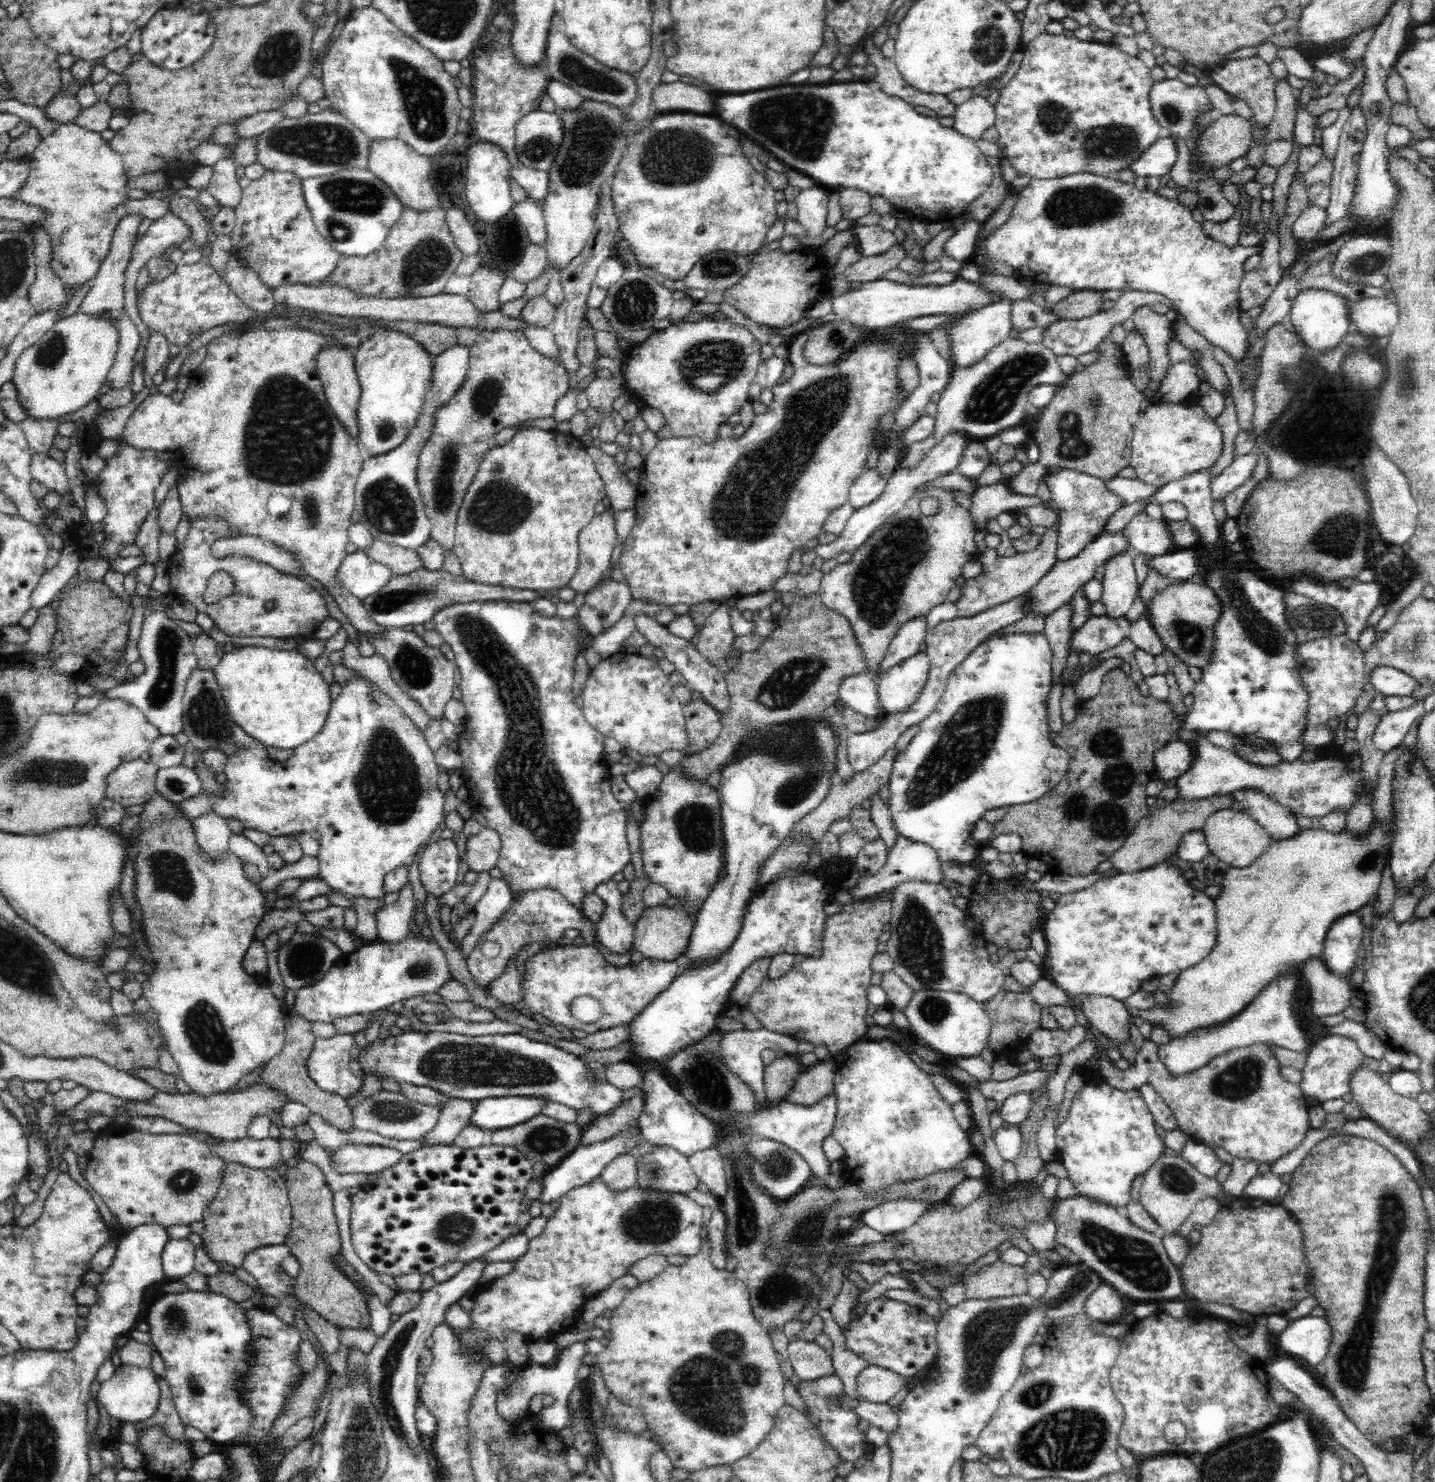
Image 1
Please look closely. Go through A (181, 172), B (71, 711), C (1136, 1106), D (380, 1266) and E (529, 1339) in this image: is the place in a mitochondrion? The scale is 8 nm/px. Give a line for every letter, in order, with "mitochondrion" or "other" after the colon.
A: other
B: other
C: other
D: other
E: other

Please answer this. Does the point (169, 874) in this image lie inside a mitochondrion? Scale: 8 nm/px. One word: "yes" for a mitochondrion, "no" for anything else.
yes

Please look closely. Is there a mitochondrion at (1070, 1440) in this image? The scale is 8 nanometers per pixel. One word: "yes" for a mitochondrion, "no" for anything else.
yes

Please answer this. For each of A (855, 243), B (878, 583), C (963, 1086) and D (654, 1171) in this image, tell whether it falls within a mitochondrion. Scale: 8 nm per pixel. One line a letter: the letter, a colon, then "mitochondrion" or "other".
A: other
B: mitochondrion
C: other
D: mitochondrion

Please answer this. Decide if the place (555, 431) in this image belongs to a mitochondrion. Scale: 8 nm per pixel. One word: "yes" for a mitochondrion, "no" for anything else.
no

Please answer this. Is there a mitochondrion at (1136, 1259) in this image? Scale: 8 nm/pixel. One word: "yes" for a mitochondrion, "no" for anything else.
yes

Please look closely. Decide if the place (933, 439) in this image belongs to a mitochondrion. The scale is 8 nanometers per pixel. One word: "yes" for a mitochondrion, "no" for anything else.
no

